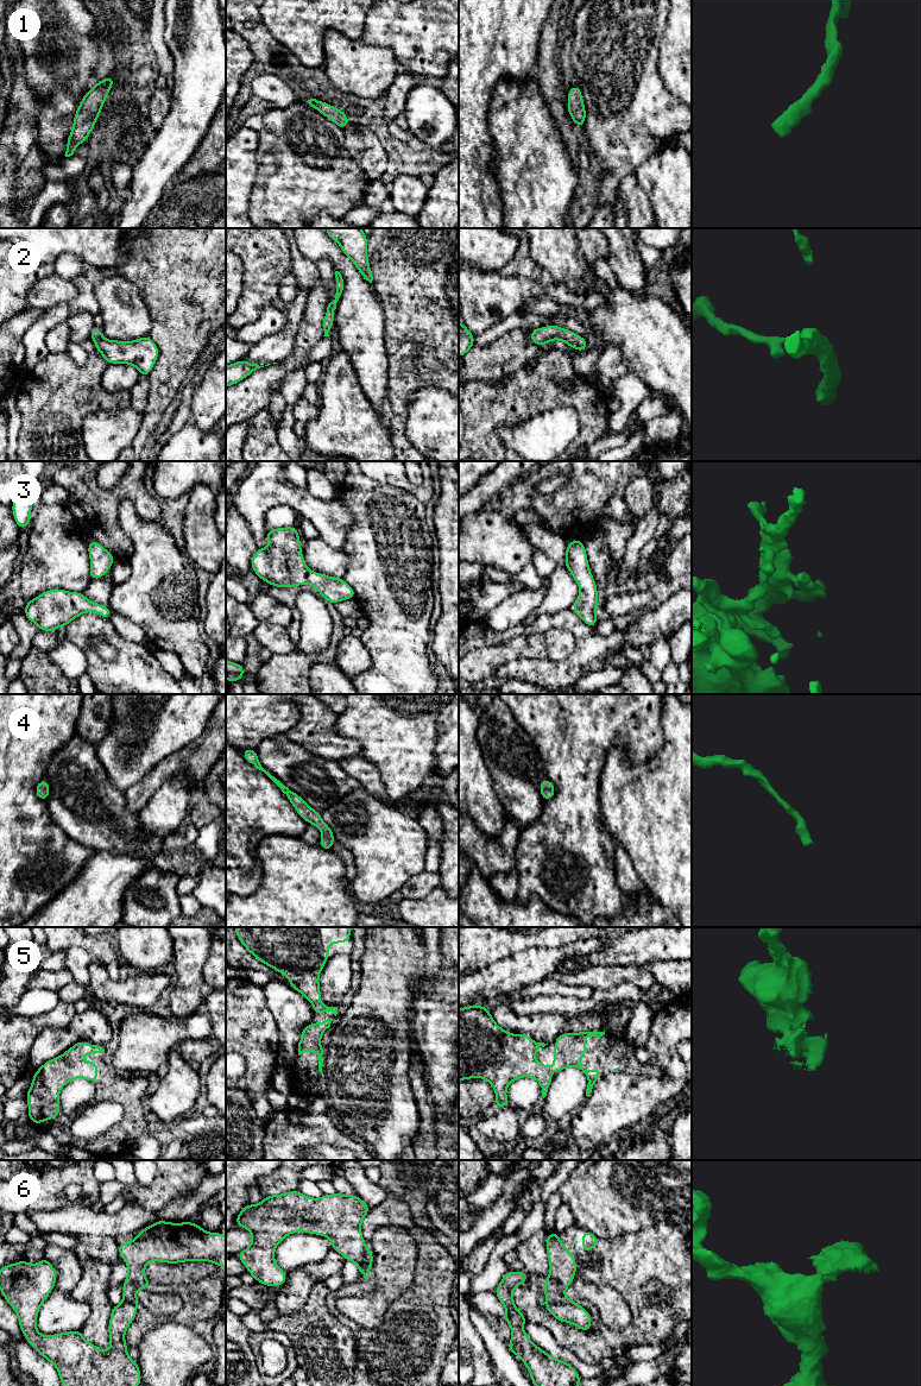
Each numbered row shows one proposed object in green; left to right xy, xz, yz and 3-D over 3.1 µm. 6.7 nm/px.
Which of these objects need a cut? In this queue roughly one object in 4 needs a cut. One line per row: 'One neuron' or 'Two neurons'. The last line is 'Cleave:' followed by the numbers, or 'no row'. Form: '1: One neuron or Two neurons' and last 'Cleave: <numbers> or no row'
1: One neuron
2: One neuron
3: One neuron
4: One neuron
5: One neuron
6: Two neurons
Cleave: 6

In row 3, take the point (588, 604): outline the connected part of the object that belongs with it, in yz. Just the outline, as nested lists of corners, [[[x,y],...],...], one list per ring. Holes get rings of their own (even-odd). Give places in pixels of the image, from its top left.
[[[581,540],[567,542],[564,566],[580,588],[579,597],[572,606],[572,611],[589,628],[595,626],[599,623],[595,617],[599,605],[598,587],[591,573],[587,553]]]

